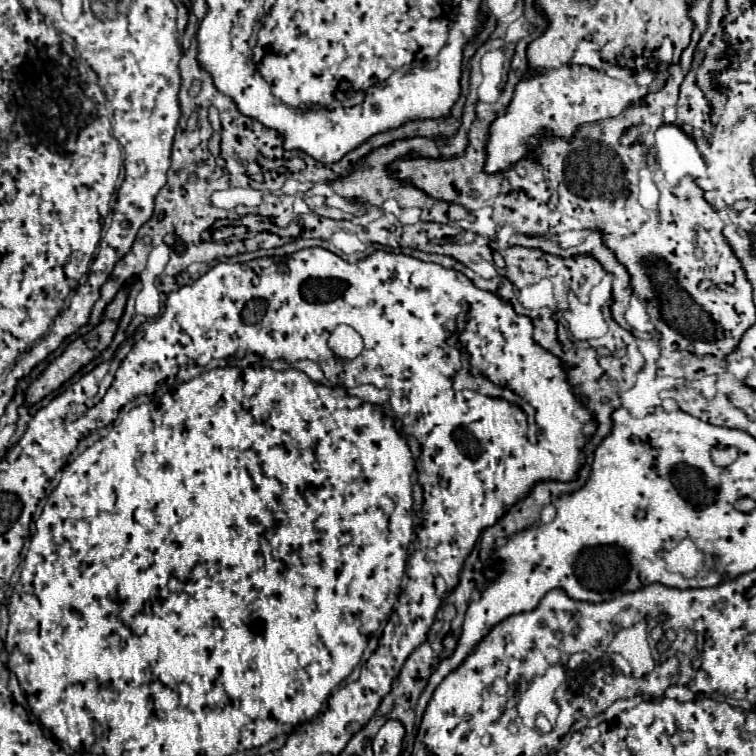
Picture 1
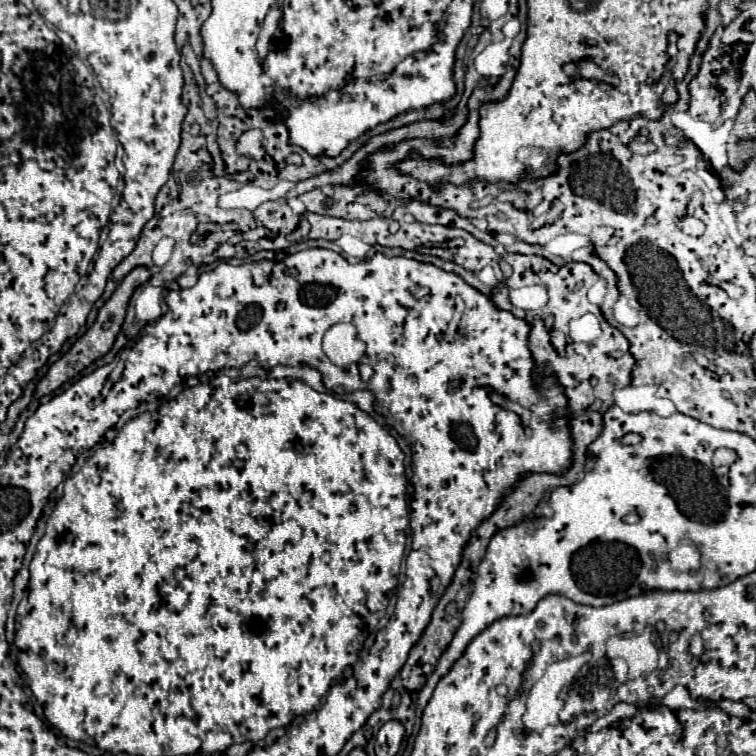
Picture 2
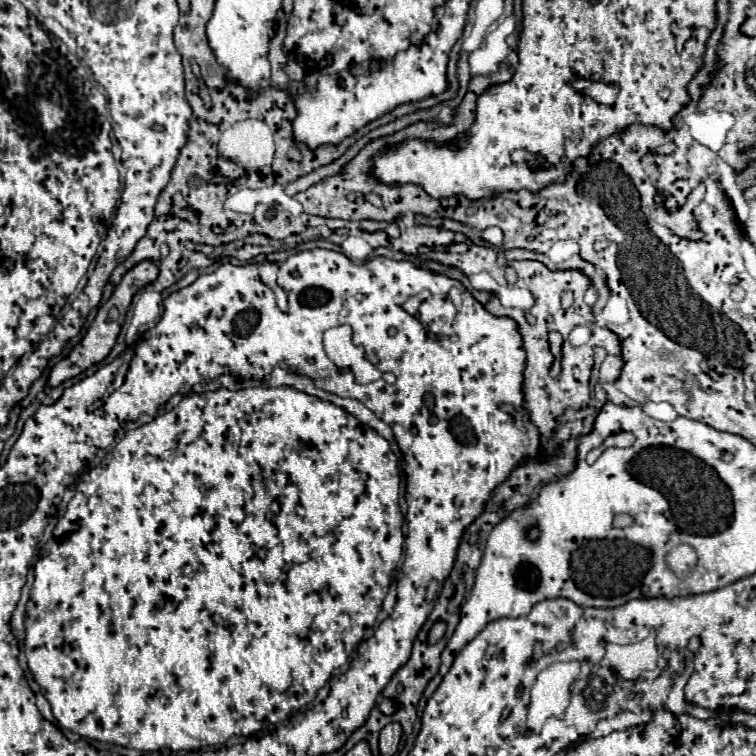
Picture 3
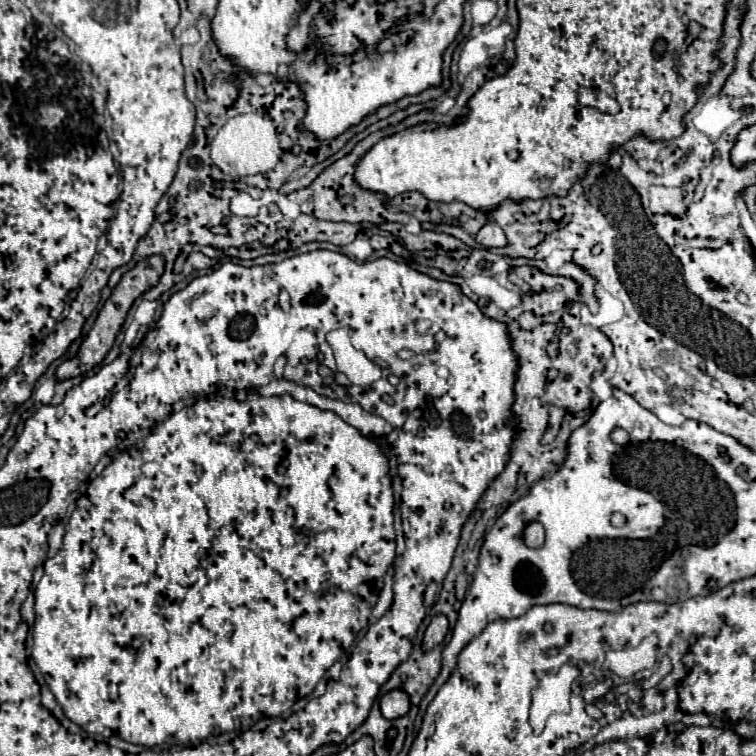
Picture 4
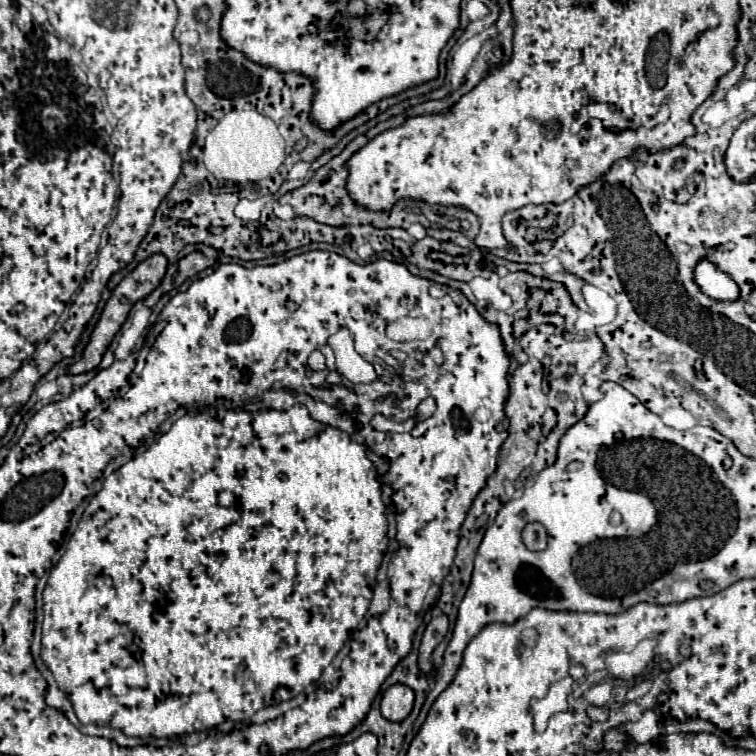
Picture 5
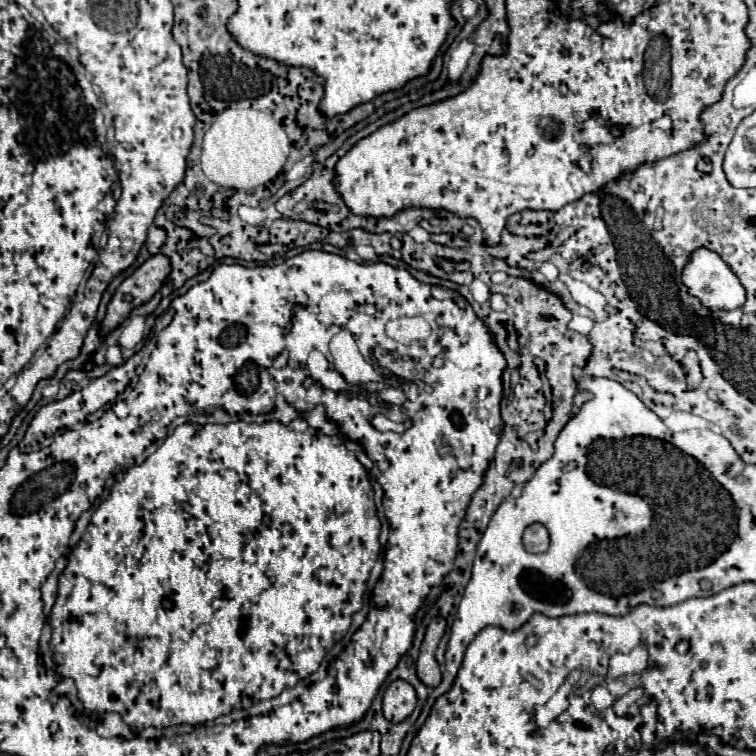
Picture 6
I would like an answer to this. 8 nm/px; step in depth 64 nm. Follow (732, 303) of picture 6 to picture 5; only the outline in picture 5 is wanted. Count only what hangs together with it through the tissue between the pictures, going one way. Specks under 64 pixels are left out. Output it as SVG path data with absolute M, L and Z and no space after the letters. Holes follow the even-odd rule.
M702 258L694 268L694 282L698 288L718 302L736 302L740 300L740 288L738 284L718 266L706 258Z

